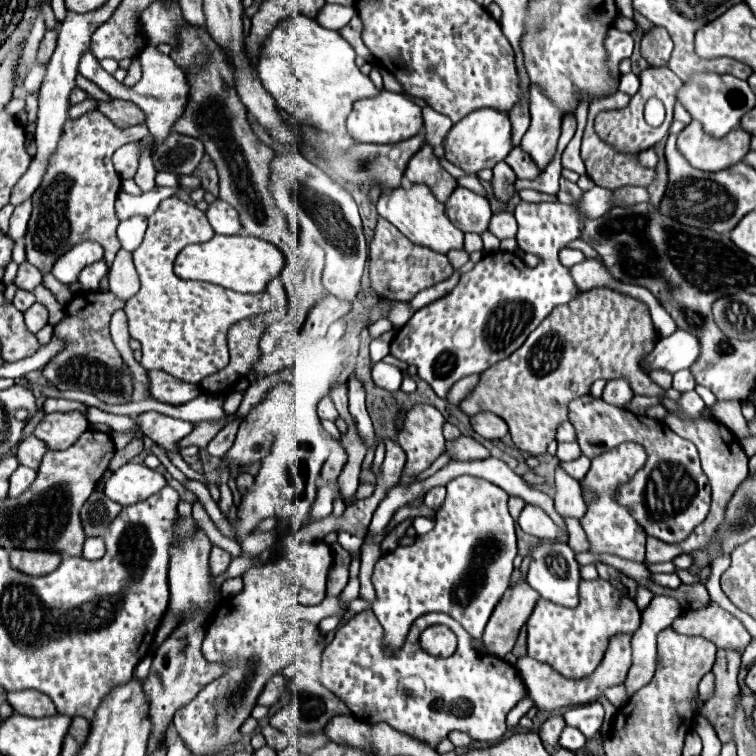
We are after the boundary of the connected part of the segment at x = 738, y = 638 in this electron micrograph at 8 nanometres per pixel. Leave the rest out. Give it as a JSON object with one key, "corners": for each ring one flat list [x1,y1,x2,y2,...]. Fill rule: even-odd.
{"corners":[[714,600,706,608,696,608,696,610,686,610,682,612,672,628,678,634,686,636,704,636,716,644,716,648,722,650,734,650,734,652,744,652,746,646,750,644,752,636,744,628,744,624,720,608]]}

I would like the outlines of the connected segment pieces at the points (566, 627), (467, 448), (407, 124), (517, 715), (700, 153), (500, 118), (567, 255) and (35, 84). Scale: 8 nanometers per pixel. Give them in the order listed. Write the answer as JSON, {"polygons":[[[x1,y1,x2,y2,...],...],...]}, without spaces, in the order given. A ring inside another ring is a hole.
{"polygons":[[[598,580,580,582,580,604,570,610,548,600,542,600,542,610,534,610,528,620,528,656,550,664,566,678,590,676,602,662,608,642,616,634,634,634,640,628,640,610,630,600,620,600,614,588],[620,604,620,606,616,606]],[[463,435,454,441,447,441,445,452,451,455,452,460,474,460,474,458,490,456,480,442]],[[384,90,384,92,380,92,380,96,358,100,346,120,346,128,356,142,394,144,400,140,408,140,420,132,422,114,420,114,420,106,414,104,408,96]],[[524,700,524,704,518,704,510,714,508,714,508,720,506,720,506,726,508,726,508,730,514,730,516,726,518,726,518,722,520,722,520,718,530,710,532,706,528,704,528,700]],[[692,120,680,132,678,148,694,168,716,172,742,162,750,150,750,138,752,136,744,128,736,128,736,132,716,138,704,132,700,122]],[[494,108,474,110,464,120,460,120,460,124,452,126,452,132,448,132,448,140,444,140,444,146,448,162,460,166,470,174,478,174,484,168,494,168,512,152,512,122,506,112,498,112]],[[564,248,564,250,560,250,560,262,564,264,564,266,574,266,574,264,578,264,578,262,582,262,586,256,580,252,580,250,572,250,572,248]],[[48,62,46,64,36,64,30,68,30,72,26,74,26,80,24,80,24,88,28,94,36,94,40,90,40,84,46,76,46,68,48,68]]]}

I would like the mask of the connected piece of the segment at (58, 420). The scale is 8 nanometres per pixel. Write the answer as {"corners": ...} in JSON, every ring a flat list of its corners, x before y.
{"corners":[[78,410,72,412,52,412,42,418,36,426,34,436,44,440,50,450,64,450,72,446,82,432,86,432,90,422]]}

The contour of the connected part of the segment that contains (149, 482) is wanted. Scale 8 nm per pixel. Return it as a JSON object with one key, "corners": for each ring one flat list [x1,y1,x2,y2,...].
{"corners":[[128,462,110,476,104,486,104,494,122,506,130,506,160,492,164,486,166,478,160,472,150,470,144,464]]}

